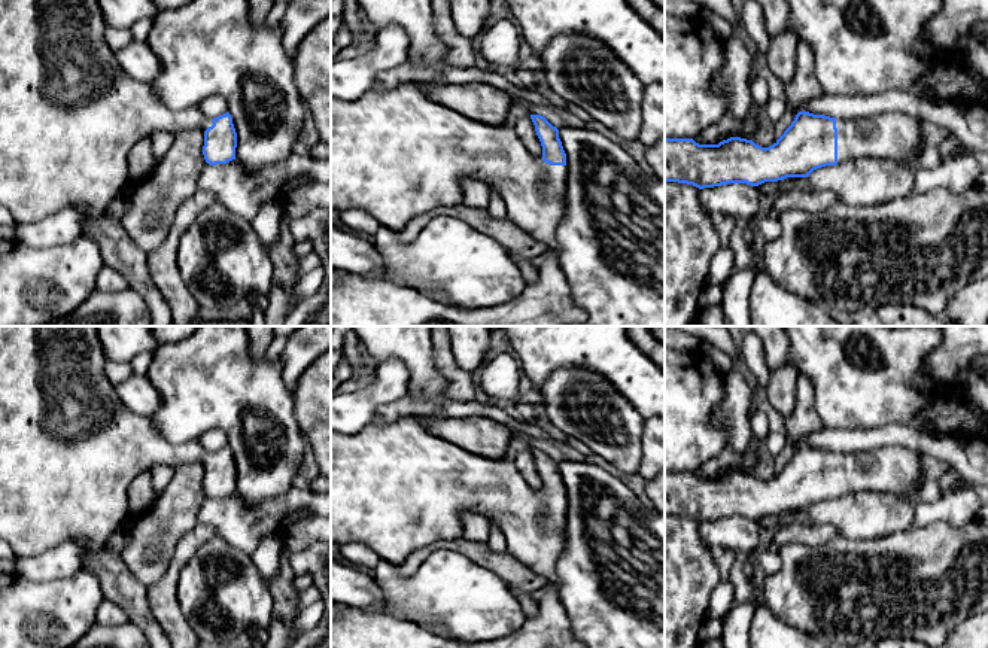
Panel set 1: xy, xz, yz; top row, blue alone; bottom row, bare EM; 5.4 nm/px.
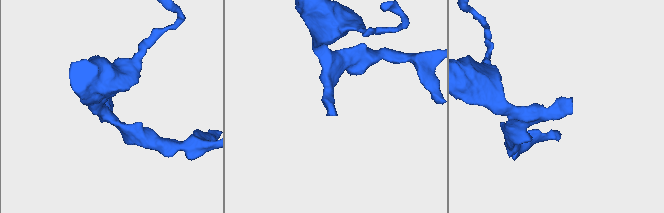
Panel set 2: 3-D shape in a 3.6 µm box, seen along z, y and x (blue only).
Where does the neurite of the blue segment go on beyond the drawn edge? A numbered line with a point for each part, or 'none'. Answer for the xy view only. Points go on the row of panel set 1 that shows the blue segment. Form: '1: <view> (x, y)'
1: xy (69, 115)

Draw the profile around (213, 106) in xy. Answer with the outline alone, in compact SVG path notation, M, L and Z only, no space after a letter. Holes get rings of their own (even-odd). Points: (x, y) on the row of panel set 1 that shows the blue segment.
M219 94L209 95L198 107L209 119L218 118L228 112L225 97Z

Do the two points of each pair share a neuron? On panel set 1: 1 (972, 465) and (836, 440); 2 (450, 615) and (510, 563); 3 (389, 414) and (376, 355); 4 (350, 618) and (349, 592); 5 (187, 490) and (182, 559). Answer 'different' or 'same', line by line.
1: same
2: different
3: different
4: different
5: different

